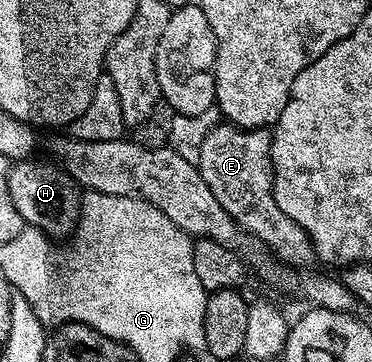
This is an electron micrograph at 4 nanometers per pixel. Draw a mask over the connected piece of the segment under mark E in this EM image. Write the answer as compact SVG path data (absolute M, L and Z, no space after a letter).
M229 122L215 123L210 129L208 138L204 138L204 146L200 146L200 158L196 165L198 172L208 182L208 190L216 194L220 206L228 210L231 218L238 223L243 233L251 232L260 243L266 244L270 252L275 252L277 259L283 265L291 269L302 270L315 263L314 243L310 236L280 206L276 204L274 197L274 164L270 161L270 137L271 133L264 128L238 128Z

